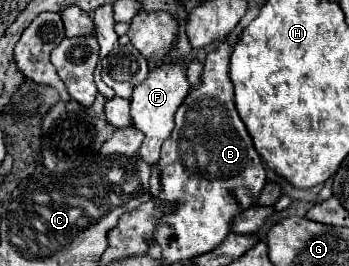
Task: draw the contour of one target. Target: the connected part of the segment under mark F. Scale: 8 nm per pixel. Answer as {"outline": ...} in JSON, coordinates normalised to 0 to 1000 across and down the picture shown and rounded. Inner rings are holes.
{"outline":[[[464,237],[441,252],[430,282],[395,327],[384,327],[384,350],[372,372],[378,380],[372,425],[378,425],[384,470],[418,508],[401,553],[401,590],[430,620],[441,620],[458,598],[458,553],[487,515],[499,485],[499,425],[510,395],[527,380],[527,365],[539,357],[539,342],[544,342],[544,312],[533,289],[533,252],[510,237]]]}

